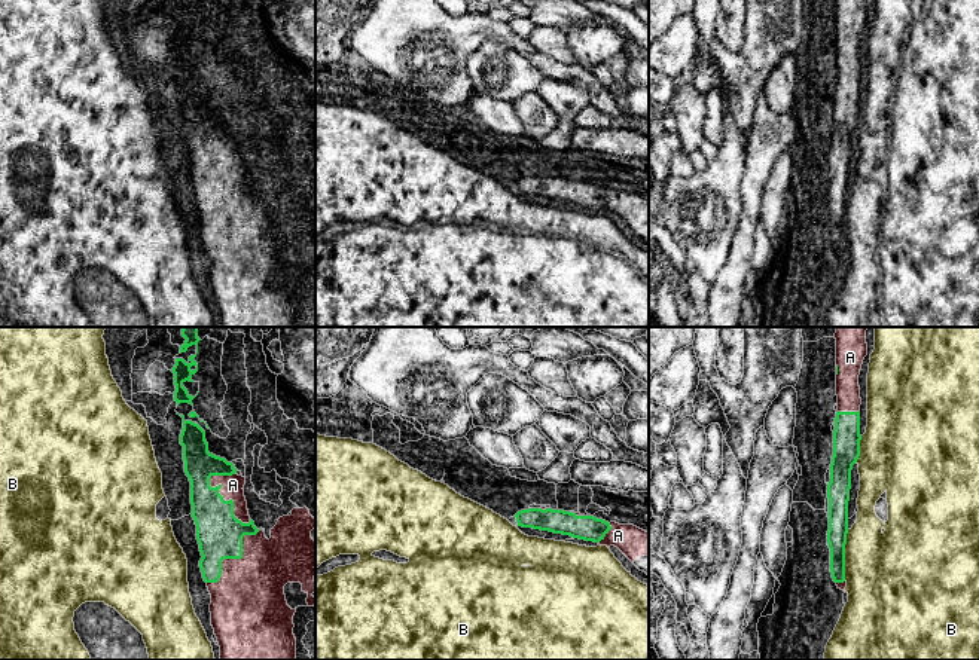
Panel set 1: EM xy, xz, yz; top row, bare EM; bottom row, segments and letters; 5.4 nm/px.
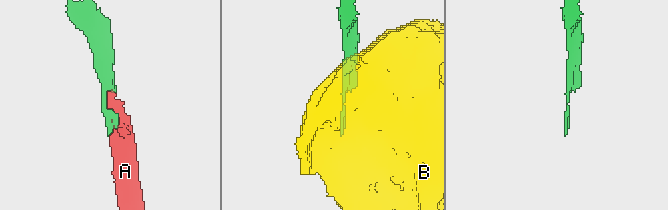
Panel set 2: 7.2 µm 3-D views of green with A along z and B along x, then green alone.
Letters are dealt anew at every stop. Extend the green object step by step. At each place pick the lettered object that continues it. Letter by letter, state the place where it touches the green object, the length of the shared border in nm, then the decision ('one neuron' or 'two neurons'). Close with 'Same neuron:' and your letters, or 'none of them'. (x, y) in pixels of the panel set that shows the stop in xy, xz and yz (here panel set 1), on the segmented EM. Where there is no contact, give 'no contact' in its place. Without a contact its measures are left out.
A: xy (226, 501) | 340 nm | one neuron
B: yz (844, 555) | 280 nm | two neurons
Same neuron: A

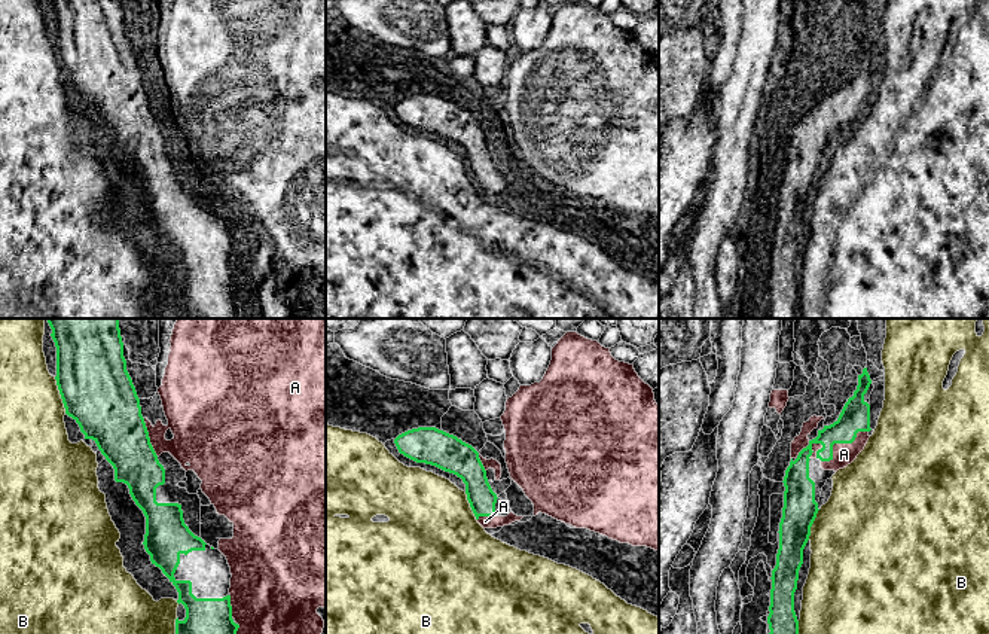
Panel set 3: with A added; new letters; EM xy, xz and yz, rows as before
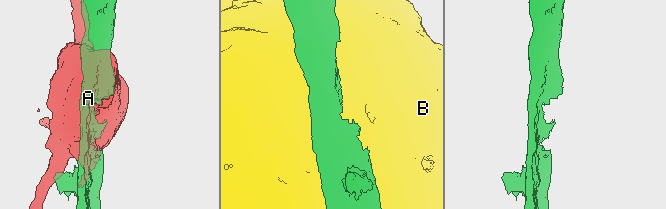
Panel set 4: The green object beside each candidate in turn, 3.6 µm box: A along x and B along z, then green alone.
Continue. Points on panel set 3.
A: yz (841, 442) | 300 nm | two neurons
B: xy (60, 393) | 220 nm | two neurons
Same neuron: none of them

